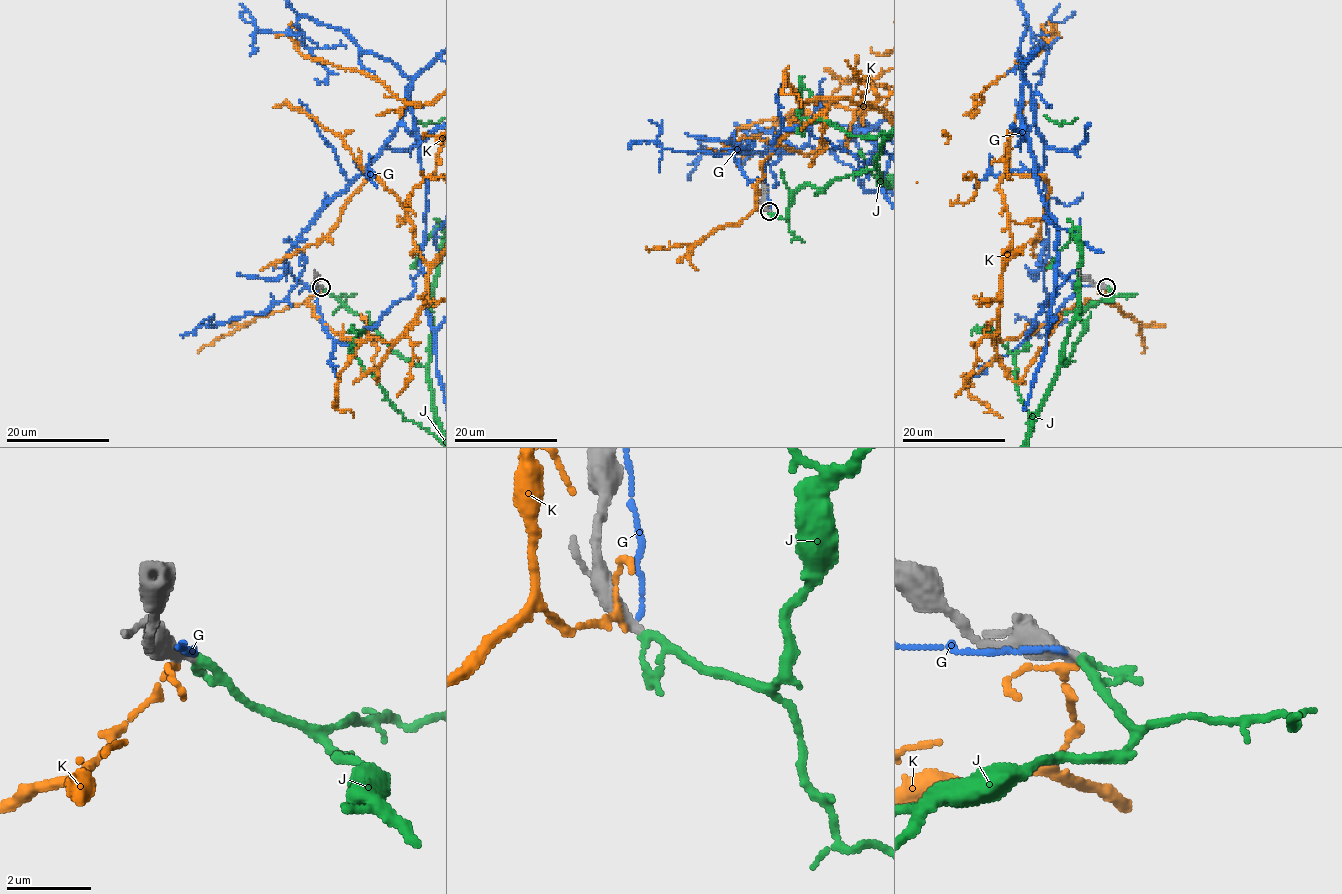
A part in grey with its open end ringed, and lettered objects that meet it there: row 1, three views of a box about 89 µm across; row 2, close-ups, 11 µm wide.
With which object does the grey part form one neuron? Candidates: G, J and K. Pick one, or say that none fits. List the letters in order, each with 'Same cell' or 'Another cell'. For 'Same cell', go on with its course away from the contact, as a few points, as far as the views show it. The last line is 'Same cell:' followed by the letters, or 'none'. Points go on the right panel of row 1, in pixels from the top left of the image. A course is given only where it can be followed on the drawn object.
G: Another cell
J: Same cell
K: Another cell
Same cell: J

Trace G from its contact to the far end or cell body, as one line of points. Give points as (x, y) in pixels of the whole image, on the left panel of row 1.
G: (320, 286), (289, 249), (390, 136), (411, 79), (294, 10)

